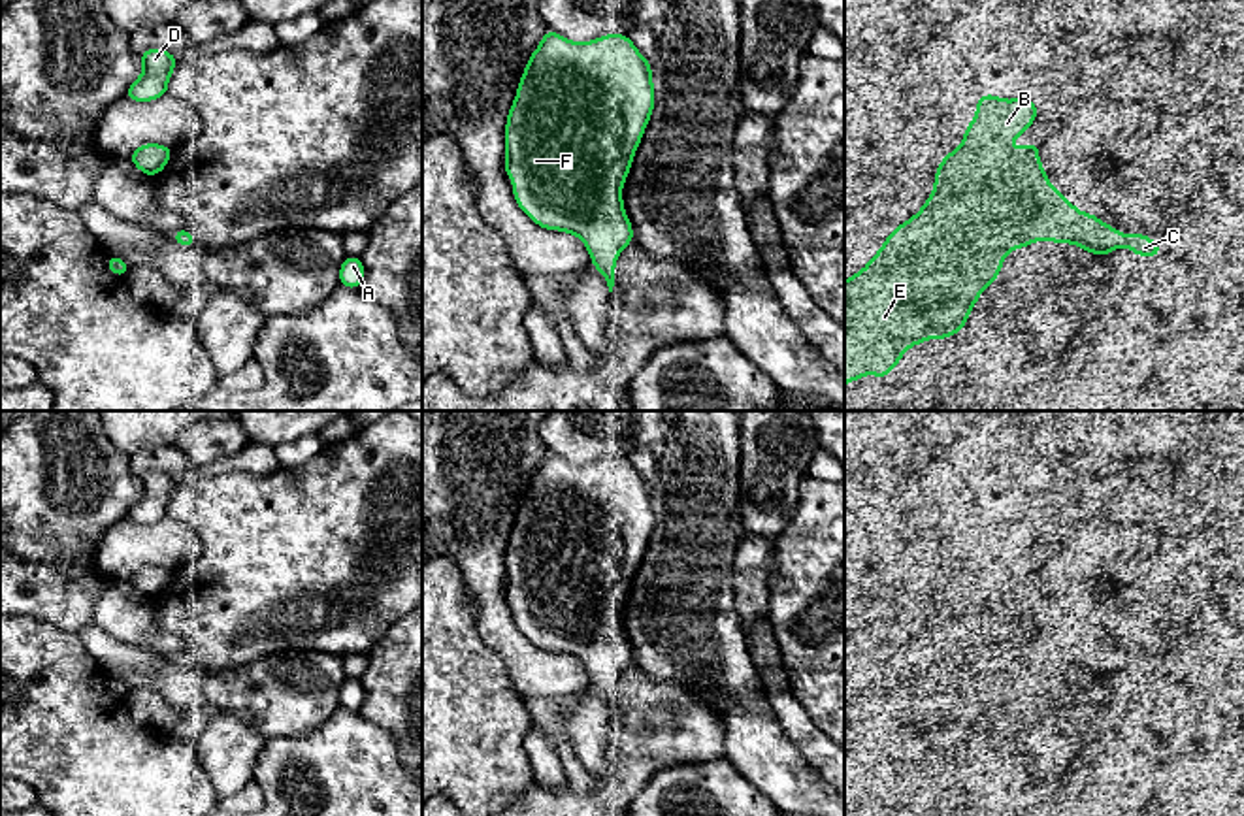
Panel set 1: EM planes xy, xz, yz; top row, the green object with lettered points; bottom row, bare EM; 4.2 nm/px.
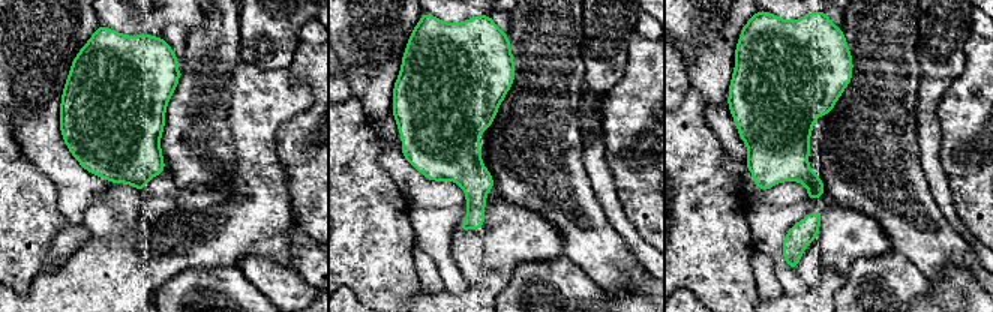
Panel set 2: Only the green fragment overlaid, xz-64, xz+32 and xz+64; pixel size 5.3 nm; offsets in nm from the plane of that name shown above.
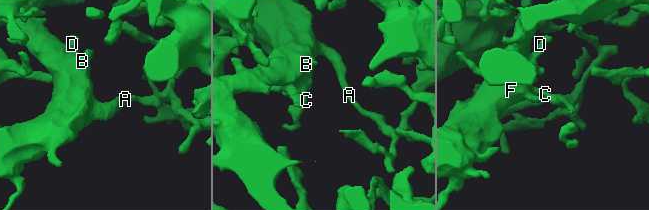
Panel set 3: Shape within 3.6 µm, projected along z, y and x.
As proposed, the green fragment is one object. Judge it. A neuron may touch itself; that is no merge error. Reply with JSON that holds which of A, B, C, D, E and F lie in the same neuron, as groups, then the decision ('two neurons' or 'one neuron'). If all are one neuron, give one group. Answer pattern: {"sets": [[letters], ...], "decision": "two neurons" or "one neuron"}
{"sets": [["A", "B", "C", "D", "E", "F"]], "decision": "one neuron"}

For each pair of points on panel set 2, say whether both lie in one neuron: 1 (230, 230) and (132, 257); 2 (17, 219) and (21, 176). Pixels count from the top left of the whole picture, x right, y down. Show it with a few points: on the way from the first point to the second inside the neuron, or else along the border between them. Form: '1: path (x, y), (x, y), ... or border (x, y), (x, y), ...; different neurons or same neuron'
1: path (206, 243), (189, 245), (177, 257), (156, 260); same neuron
2: path (15, 209), (15, 186); same neuron

